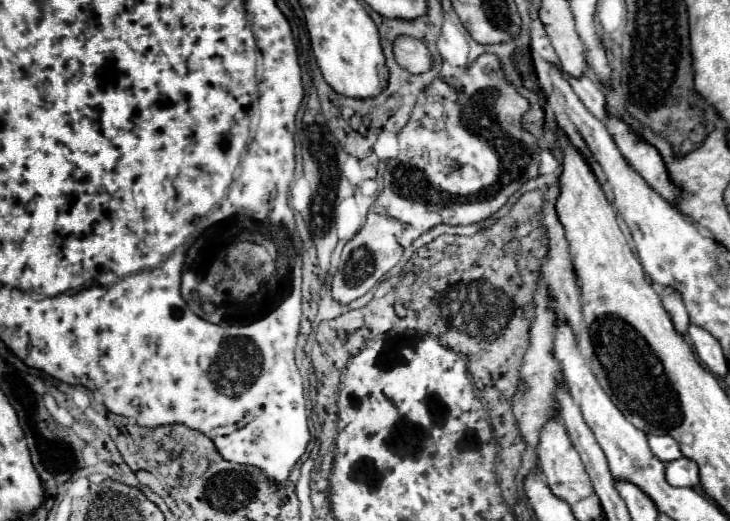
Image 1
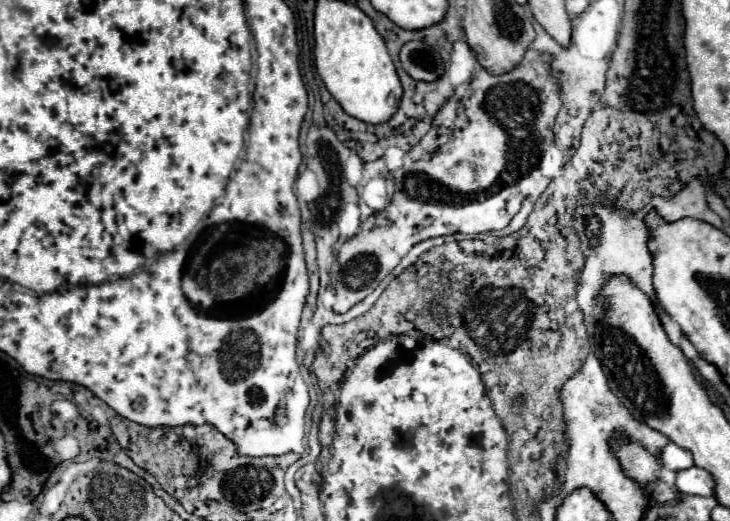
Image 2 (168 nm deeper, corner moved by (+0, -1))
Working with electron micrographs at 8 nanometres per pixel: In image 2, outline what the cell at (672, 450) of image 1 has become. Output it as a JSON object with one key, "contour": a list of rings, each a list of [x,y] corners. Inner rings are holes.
{"contour":[[[669,442],[667,446],[663,446],[661,452],[663,452],[663,454],[659,454],[661,464],[663,464],[667,470],[677,472],[677,470],[683,470],[683,468],[693,466],[693,456],[691,456],[691,452],[685,450],[685,448],[681,448],[681,446],[677,446],[677,444],[673,444],[673,442]]]}

